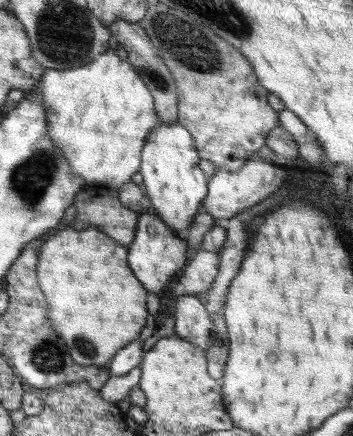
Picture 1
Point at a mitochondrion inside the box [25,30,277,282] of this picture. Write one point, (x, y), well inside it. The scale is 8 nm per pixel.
(156, 76)

